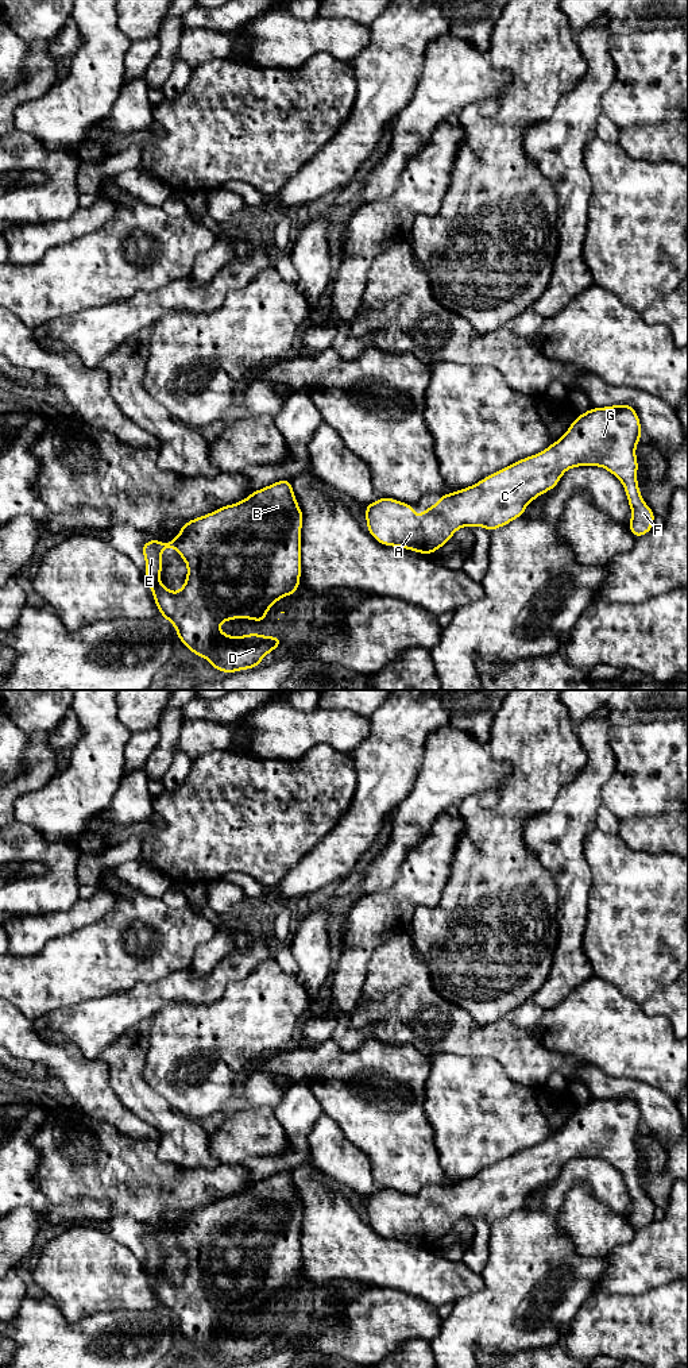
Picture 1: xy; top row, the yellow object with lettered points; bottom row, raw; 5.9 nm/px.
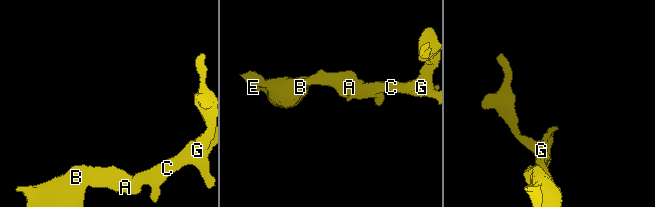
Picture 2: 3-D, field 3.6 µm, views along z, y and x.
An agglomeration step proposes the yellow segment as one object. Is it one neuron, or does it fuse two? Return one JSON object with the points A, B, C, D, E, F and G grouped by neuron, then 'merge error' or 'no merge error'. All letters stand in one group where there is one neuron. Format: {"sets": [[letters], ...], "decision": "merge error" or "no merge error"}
{"sets": [["A", "B", "C", "D", "E", "F", "G"]], "decision": "no merge error"}

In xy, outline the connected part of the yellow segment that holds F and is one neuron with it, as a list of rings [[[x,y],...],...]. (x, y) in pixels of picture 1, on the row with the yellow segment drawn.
[[[631,404],[591,408],[577,415],[564,436],[544,451],[472,486],[438,496],[437,505],[429,505],[421,516],[411,504],[382,496],[363,505],[366,524],[383,546],[430,555],[461,527],[484,527],[491,533],[523,516],[527,504],[554,489],[567,470],[599,466],[622,482],[631,508],[629,531],[641,537],[653,531],[656,519],[637,481],[635,447],[641,438],[641,420]]]

